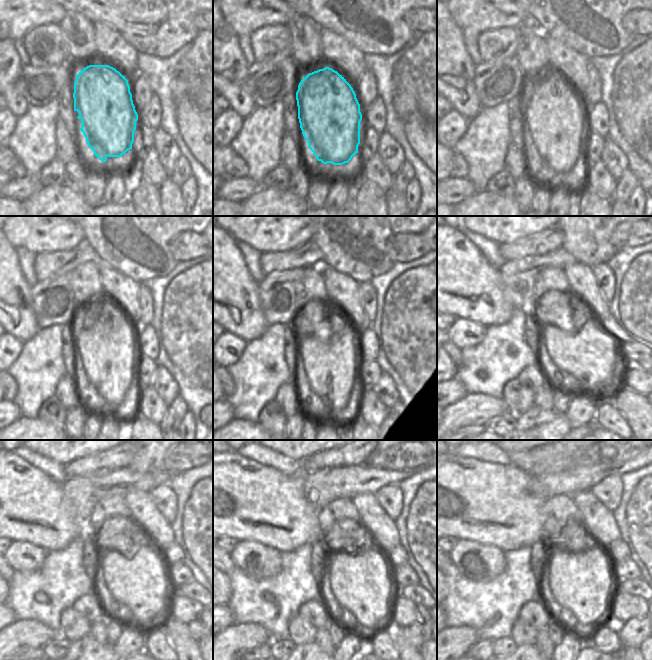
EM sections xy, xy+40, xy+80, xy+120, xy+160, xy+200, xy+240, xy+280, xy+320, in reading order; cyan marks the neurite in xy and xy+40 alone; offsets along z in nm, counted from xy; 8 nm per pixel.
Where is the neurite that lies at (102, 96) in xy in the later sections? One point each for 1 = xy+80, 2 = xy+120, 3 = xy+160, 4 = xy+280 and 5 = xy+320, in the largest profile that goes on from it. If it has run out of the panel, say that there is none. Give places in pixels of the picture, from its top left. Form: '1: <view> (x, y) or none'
1: xy+80 (554, 122)
2: xy+120 (107, 349)
3: xy+160 (334, 360)
4: xy+280 (358, 583)
5: xy+320 (580, 583)

